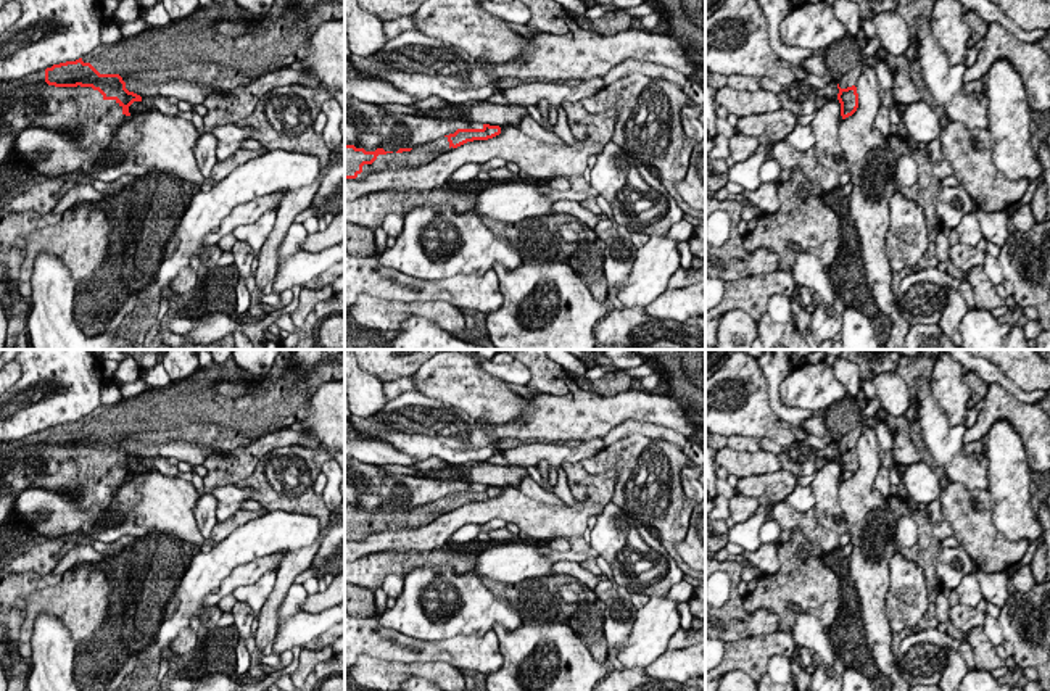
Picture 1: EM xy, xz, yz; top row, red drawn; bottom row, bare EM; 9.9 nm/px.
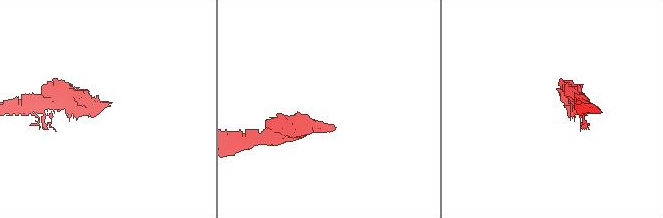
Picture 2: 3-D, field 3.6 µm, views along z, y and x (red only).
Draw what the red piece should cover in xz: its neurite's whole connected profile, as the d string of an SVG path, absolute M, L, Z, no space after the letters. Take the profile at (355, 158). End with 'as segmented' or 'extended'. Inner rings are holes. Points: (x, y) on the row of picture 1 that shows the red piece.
M483 124L482 129L457 129L454 134L435 142L427 142L415 148L399 148L398 151L385 151L383 148L366 151L345 143L345 180L361 180L372 172L387 169L415 169L467 142L488 140L499 134L499 126Z | extended

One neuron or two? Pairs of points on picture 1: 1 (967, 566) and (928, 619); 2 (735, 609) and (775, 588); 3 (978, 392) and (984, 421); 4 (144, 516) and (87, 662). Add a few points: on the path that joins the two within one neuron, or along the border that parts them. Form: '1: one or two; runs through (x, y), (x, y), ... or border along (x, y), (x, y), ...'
1: two; border along (936, 551), (936, 577), (944, 588)
2: two; border along (741, 598), (749, 612), (768, 609), (778, 616)
3: two; border along (989, 385), (983, 398)
4: two; border along (152, 532), (168, 532), (189, 543)

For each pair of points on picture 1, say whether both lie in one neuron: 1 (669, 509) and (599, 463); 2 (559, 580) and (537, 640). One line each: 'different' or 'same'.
1: same
2: different

